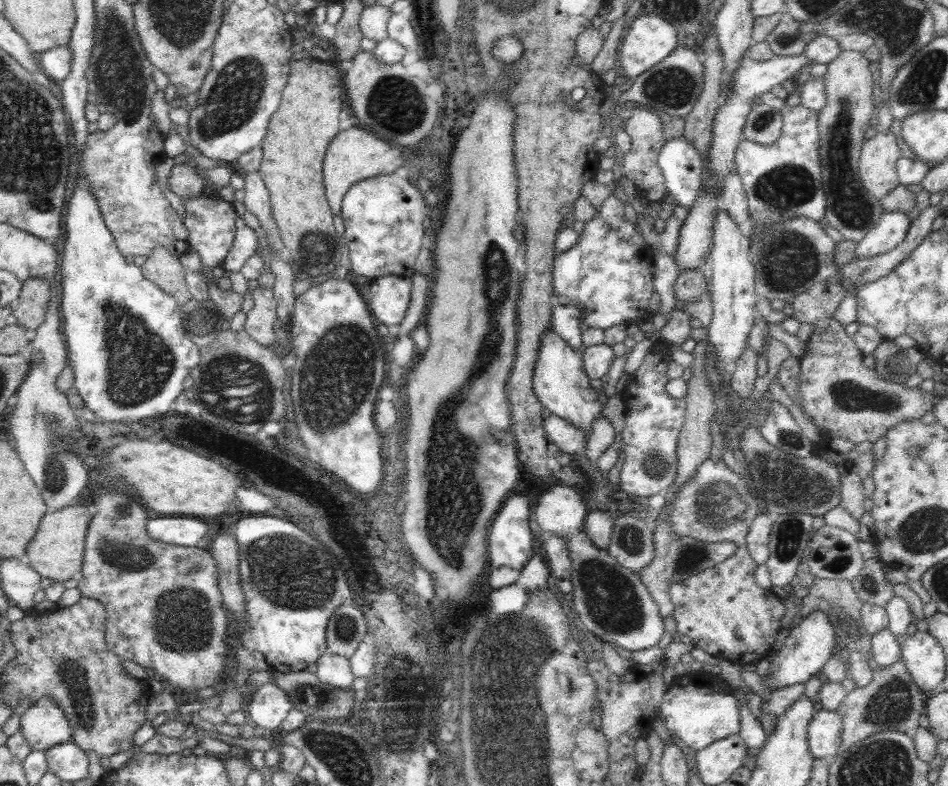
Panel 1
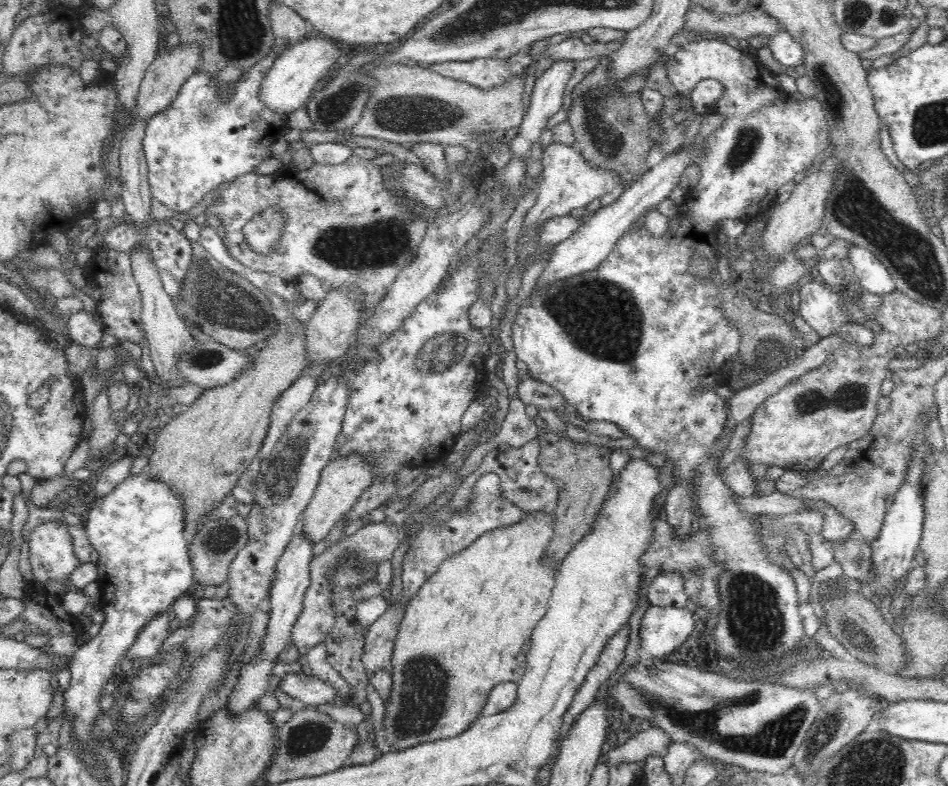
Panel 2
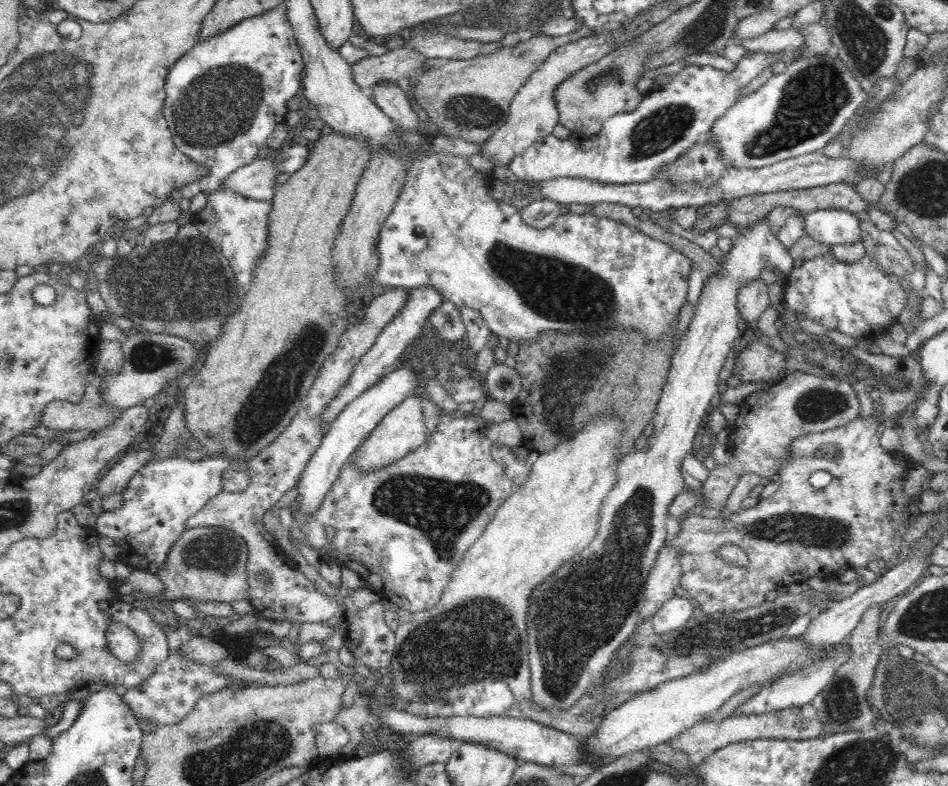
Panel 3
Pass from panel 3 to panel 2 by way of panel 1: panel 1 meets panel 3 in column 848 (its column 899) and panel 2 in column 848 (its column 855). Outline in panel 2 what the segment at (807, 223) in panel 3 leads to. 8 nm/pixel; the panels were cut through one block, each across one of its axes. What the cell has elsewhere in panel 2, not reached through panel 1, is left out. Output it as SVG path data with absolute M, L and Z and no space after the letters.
M852 243L848 258L854 265L856 280L865 292L887 295L895 291L895 282L887 266L873 252Z

